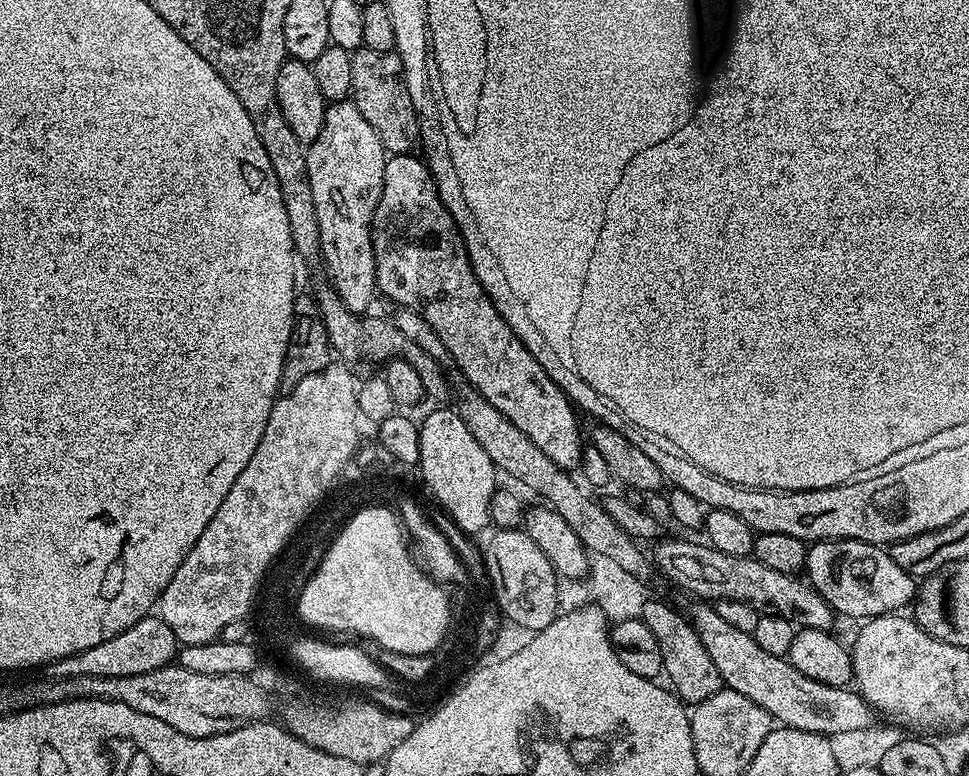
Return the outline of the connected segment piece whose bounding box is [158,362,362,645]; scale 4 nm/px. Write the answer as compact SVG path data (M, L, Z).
M331 362L316 374L310 374L309 377L302 379L294 390L281 395L276 403L272 405L270 418L266 422L266 430L262 430L262 438L254 450L254 455L250 457L250 462L246 462L246 470L242 470L242 474L238 474L234 486L230 486L230 494L226 494L222 506L218 506L218 514L214 514L214 518L210 518L206 530L202 530L202 538L198 538L198 542L192 547L190 554L186 554L182 566L178 566L174 578L170 578L170 582L164 587L164 592L160 595L158 615L164 619L166 626L170 626L170 630L174 630L176 639L181 645L208 644L212 640L218 640L222 634L222 629L229 622L245 619L249 615L247 612L252 608L252 599L256 596L256 587L259 586L264 571L271 566L272 559L276 560L279 557L282 545L284 545L284 537L292 531L293 524L300 520L301 513L305 512L305 508L308 508L309 504L312 504L313 500L320 496L321 489L325 488L328 481L332 480L332 476L336 476L336 471L347 469L349 467L348 463L352 460L352 455L354 455L354 460L357 455L356 447L360 444L362 417L358 410L358 398L356 397L358 380L357 377L352 377L352 372L348 368L351 367L347 363Z

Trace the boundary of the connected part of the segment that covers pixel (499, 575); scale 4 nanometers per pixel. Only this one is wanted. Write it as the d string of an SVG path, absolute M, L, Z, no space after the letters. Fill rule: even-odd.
M501 528L493 531L488 545L482 548L487 579L492 579L496 591L494 601L503 619L525 628L528 634L540 632L554 622L561 611L560 588L556 571L550 566L550 558L538 550L534 538L520 528Z

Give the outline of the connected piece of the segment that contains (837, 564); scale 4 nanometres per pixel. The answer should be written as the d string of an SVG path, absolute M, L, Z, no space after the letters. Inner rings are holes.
M818 540L815 541L807 549L806 552L806 579L813 588L818 590L818 594L826 601L826 603L832 607L833 613L839 614L840 612L844 616L853 616L856 619L856 622L863 621L865 618L871 618L874 616L886 616L889 614L899 613L901 610L904 610L904 607L911 605L916 599L916 590L918 587L917 581L913 577L906 574L906 570L902 570L902 566L898 566L898 562L894 562L891 551L885 550L884 552L879 543L871 542L866 543L861 540Z

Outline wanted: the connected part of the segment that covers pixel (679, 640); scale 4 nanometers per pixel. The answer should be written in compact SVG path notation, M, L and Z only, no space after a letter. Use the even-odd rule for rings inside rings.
M648 598L639 619L644 620L646 626L650 626L650 631L654 633L654 638L658 638L664 663L663 675L668 676L667 683L671 691L675 692L685 705L698 705L706 698L710 698L710 694L720 692L724 687L722 674L718 674L718 666L714 666L710 654L706 654L706 646L702 646L702 638L698 638L698 634L688 623L687 615L680 613L679 616L670 605Z

